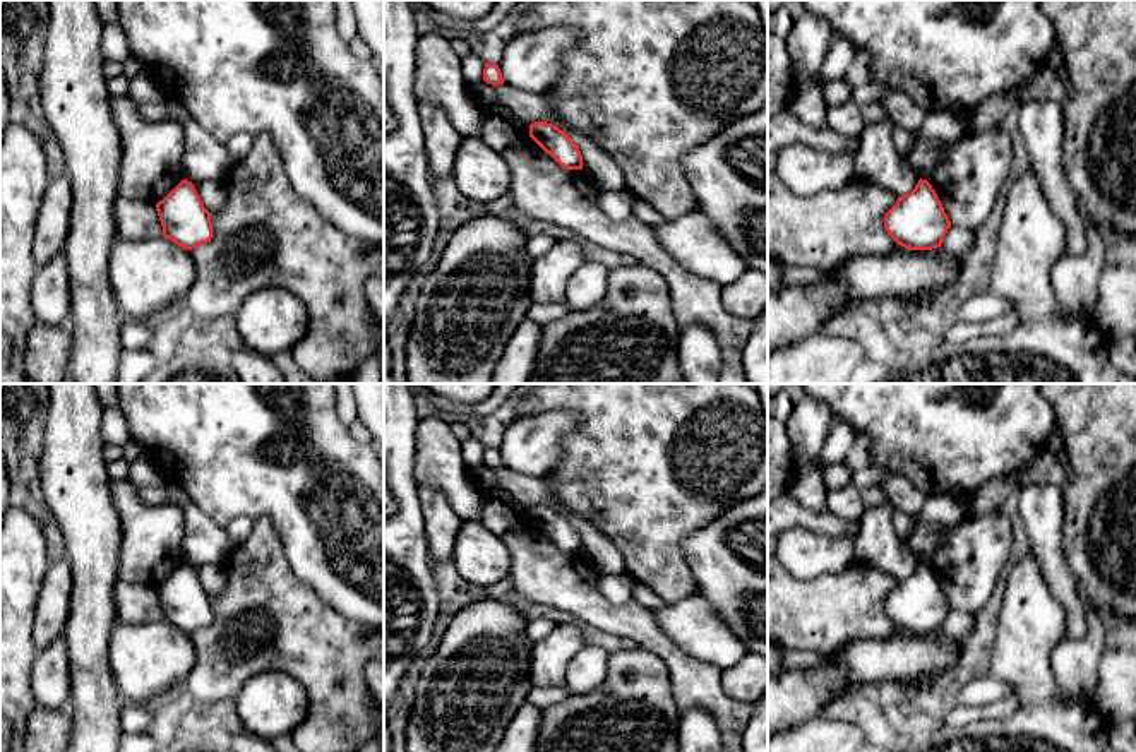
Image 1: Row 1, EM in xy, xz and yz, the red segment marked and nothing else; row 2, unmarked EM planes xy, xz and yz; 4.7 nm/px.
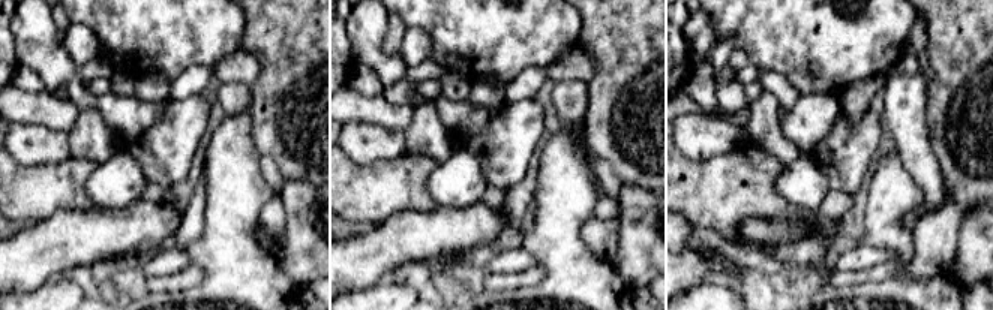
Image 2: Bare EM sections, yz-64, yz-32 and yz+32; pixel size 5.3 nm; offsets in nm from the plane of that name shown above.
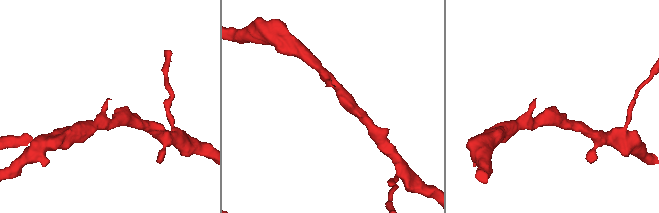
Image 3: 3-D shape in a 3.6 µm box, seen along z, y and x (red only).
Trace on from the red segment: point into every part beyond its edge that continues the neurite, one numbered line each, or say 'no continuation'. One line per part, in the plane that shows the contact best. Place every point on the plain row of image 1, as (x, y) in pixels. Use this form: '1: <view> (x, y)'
no continuation

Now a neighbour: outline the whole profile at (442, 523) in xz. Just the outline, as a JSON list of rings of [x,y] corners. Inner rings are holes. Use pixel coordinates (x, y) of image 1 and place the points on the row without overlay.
[[[433,488],[418,490],[428,550],[433,564],[451,558],[457,533],[463,526],[461,516],[452,509],[447,497]]]

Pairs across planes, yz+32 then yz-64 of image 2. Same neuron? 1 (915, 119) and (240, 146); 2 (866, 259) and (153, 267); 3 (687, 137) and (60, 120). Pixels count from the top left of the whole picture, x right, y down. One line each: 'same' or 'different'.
1: different
2: same
3: different

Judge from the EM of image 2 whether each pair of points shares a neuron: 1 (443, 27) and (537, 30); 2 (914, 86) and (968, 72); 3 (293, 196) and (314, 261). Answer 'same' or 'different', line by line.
1: same
2: different
3: same

